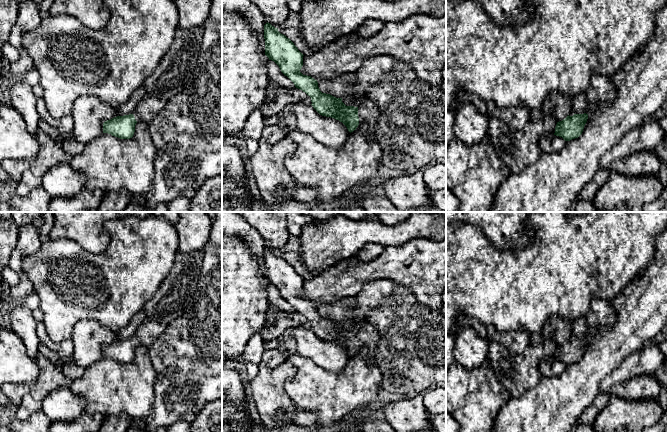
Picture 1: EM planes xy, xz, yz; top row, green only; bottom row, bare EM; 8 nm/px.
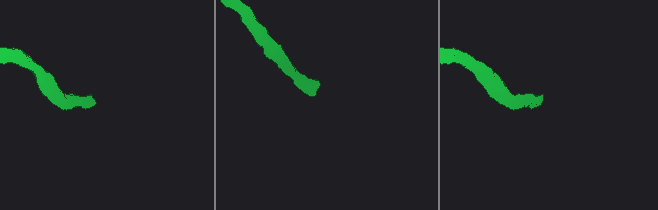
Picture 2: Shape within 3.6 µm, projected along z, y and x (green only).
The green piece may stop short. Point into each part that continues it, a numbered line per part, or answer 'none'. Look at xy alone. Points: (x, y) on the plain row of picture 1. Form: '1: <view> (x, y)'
1: xy (148, 331)

